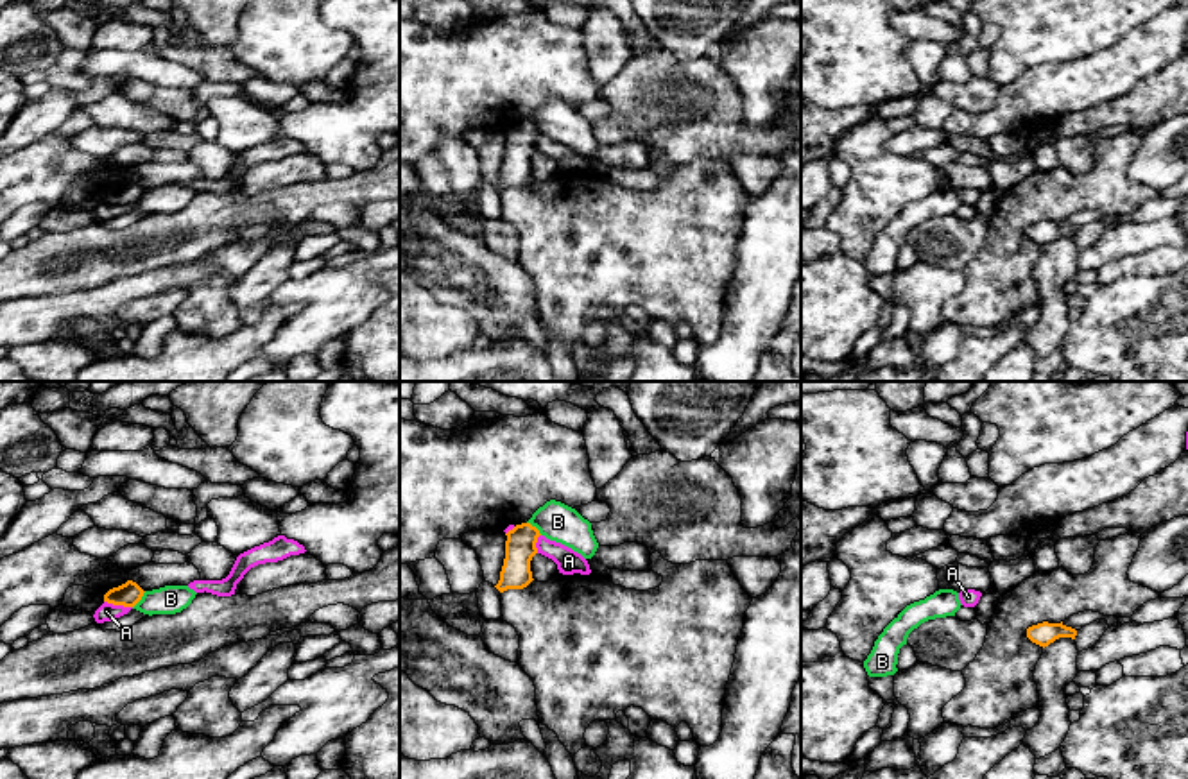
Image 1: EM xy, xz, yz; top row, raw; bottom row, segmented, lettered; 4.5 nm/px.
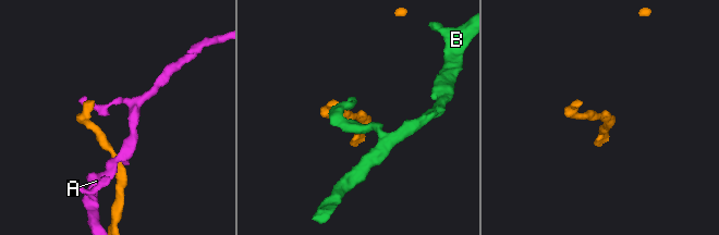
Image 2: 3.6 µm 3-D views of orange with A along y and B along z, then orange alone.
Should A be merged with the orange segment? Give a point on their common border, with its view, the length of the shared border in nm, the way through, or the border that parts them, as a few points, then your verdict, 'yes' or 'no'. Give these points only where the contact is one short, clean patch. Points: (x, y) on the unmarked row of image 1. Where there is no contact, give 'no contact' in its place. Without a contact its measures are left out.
xy (119, 203) | 130 nm | no

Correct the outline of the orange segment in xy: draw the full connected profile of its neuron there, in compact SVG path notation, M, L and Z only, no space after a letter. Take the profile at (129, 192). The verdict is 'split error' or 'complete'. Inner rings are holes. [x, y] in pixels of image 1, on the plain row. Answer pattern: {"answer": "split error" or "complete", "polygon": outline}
{"answer": "complete", "polygon": "M127 179L125 183L109 188L104 193L104 201L113 204L134 206L142 199L143 192L145 190L136 181Z"}

